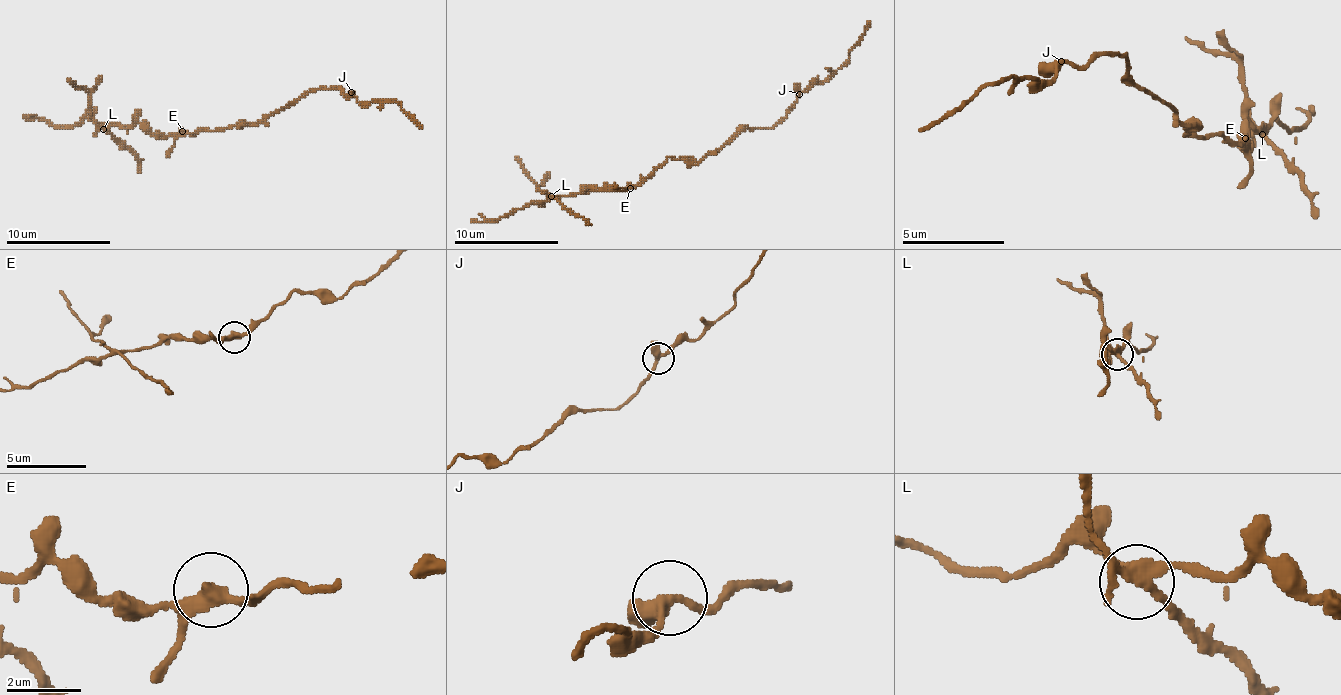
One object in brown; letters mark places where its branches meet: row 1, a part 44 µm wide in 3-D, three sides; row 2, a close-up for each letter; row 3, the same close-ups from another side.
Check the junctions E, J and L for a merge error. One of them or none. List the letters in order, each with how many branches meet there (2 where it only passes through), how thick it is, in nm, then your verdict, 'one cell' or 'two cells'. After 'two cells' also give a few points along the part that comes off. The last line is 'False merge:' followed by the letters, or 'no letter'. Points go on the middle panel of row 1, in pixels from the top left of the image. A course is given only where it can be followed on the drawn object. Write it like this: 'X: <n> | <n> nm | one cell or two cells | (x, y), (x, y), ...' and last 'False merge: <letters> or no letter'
E: 3 | 280 nm | one cell
J: 3 | 320 nm | one cell
L: 5 | 280 nm | two cells | (552, 196), (539, 188), (515, 157)
False merge: L

